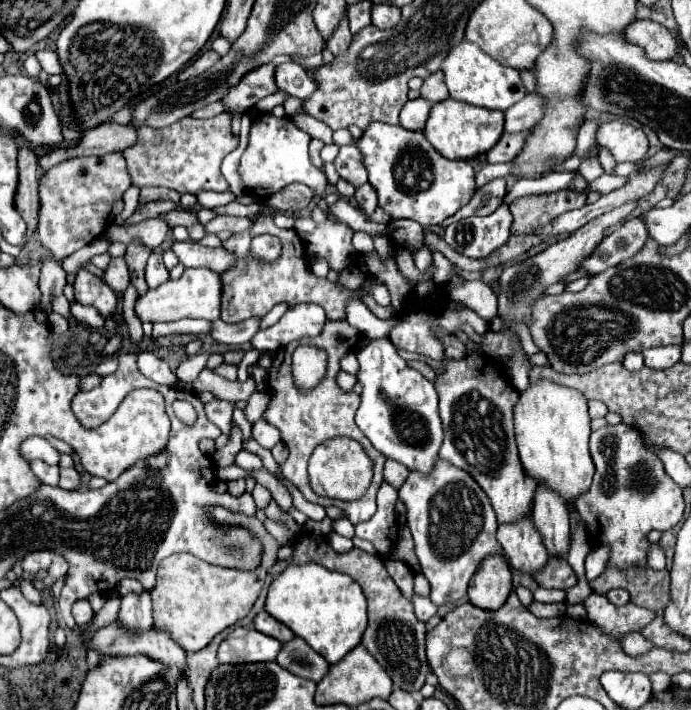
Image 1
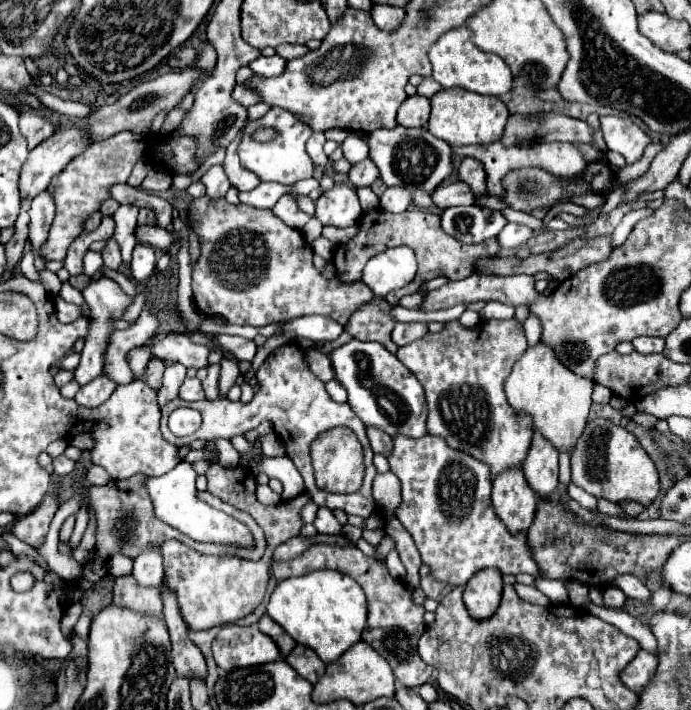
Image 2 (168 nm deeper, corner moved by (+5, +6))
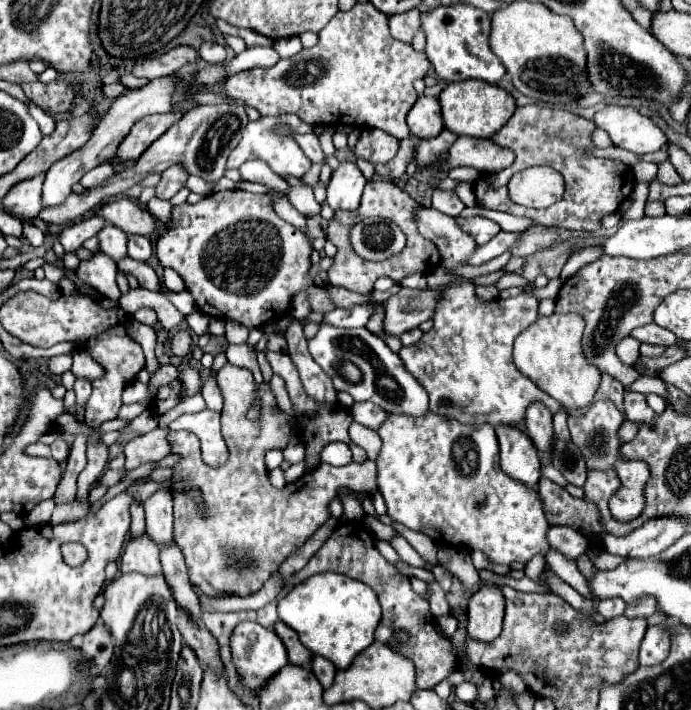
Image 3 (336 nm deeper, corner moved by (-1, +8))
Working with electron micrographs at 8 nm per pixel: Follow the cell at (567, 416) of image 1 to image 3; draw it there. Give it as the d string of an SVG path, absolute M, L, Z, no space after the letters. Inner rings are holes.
M552 313L548 317L538 317L532 327L526 327L514 343L514 363L530 377L542 391L558 399L566 411L582 409L588 405L600 385L600 369L592 367L584 359L580 339L584 331L584 319L576 313L560 315Z

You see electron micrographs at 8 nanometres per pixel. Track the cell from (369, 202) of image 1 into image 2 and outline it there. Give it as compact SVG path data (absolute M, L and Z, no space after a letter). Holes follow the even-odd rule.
M366 159L366 161L362 161L350 169L348 179L356 189L358 187L370 187L378 179L378 169L370 159Z

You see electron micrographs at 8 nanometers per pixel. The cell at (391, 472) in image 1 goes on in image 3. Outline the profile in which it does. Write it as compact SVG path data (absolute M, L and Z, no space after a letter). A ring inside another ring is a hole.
M354 403L350 407L350 413L354 415L356 423L362 423L362 425L366 425L370 429L378 429L384 423L386 415L388 415L386 411L382 411L380 407L376 407L372 403Z

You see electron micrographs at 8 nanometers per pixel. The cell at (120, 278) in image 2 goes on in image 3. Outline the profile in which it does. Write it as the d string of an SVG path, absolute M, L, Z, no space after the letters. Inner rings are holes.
M140 309L140 311L136 311L132 317L134 317L136 321L140 321L140 323L148 325L148 327L154 327L154 323L158 321L158 319L156 319L156 313L154 313L152 309Z

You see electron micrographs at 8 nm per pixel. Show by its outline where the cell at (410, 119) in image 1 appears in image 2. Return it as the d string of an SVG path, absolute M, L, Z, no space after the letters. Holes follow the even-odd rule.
M422 95L406 97L398 109L398 125L402 127L424 127L430 115L430 99Z

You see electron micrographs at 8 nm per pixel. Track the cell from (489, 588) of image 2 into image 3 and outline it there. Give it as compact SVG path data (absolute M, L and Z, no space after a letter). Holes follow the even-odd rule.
M480 587L468 603L468 637L490 643L502 631L504 597L498 587Z

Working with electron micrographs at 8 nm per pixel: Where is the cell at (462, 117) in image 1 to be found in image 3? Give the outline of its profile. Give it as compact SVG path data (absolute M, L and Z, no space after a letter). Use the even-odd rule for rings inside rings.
M478 79L446 83L442 93L438 95L438 99L442 105L444 127L456 135L470 135L470 137L494 135L496 131L500 131L506 125L506 121L512 117L512 113L516 109L516 101L508 91L500 89L498 85L478 81Z

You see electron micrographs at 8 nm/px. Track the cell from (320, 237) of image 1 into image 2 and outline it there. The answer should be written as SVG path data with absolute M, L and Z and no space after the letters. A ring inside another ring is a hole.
M338 183L332 189L324 191L316 201L314 217L322 225L332 225L338 229L356 225L362 217L356 191L346 183Z

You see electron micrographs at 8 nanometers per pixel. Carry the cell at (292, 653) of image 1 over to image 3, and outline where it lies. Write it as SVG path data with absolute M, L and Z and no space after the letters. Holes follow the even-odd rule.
M314 657L312 659L312 671L314 671L314 675L318 677L318 681L322 683L322 687L324 689L328 689L332 683L334 683L334 675L336 675L336 667L328 661L328 659L324 659L324 657Z

